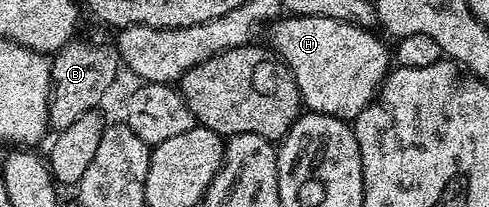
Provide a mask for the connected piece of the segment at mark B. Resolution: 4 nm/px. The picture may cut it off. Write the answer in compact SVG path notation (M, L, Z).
M81 38L67 42L51 58L51 102L48 125L58 132L73 124L78 117L98 109L120 68L118 50L112 45L105 46Z

